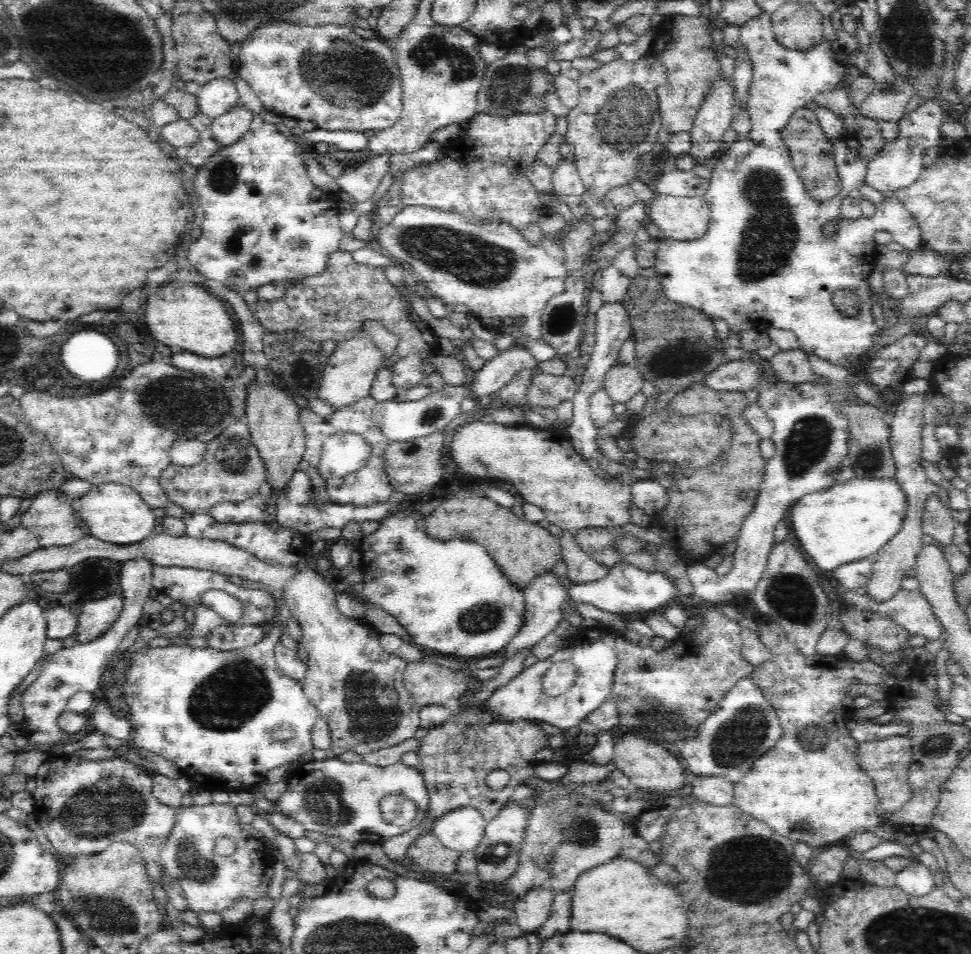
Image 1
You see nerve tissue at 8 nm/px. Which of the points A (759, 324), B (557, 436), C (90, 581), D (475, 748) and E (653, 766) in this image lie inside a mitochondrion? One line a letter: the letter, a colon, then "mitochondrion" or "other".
A: other
B: other
C: other
D: mitochondrion
E: other

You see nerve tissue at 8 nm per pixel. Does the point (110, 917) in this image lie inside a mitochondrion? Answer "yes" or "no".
yes

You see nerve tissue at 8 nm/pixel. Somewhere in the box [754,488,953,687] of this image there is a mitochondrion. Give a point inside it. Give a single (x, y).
(790, 596)

